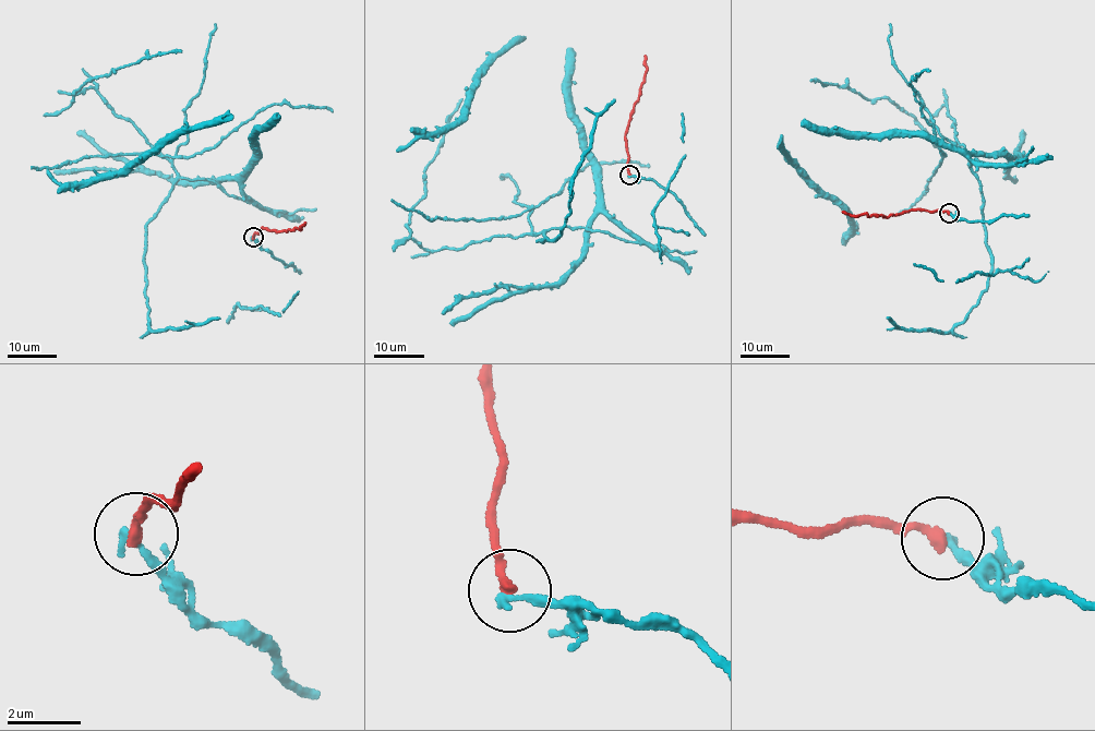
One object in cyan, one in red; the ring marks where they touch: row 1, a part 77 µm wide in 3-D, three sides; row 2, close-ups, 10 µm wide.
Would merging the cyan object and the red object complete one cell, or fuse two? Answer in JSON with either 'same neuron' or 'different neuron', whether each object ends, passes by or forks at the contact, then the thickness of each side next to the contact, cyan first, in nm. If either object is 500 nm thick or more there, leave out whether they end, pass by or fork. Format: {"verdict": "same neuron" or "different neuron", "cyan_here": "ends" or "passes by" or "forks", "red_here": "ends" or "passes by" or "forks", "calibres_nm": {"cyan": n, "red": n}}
{"verdict": "different neuron", "cyan_here": "ends", "red_here": "ends", "calibres_nm": {"cyan": 240, "red": 280}}

